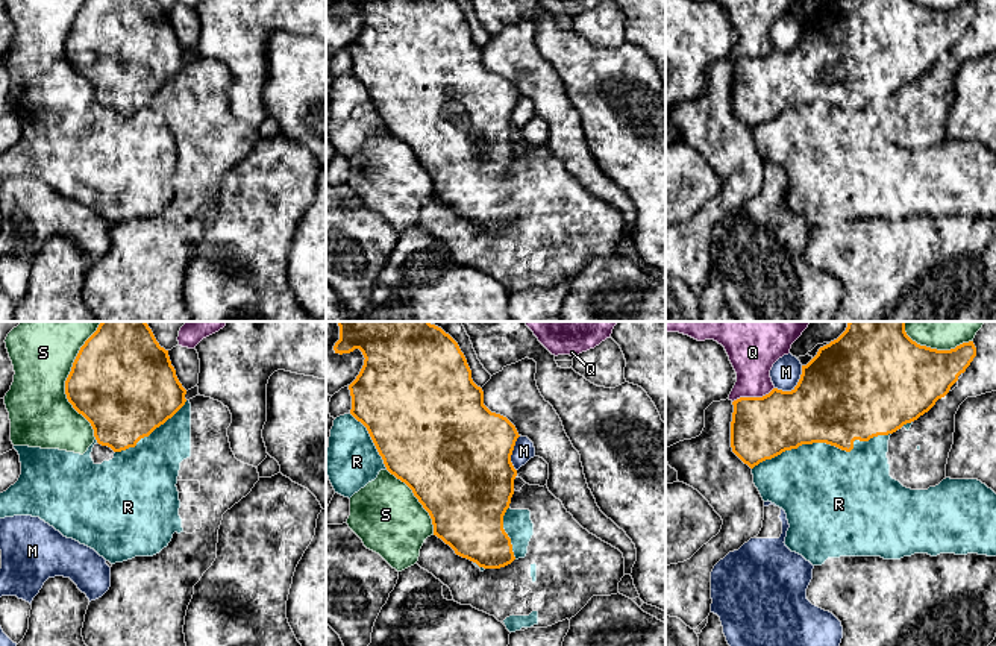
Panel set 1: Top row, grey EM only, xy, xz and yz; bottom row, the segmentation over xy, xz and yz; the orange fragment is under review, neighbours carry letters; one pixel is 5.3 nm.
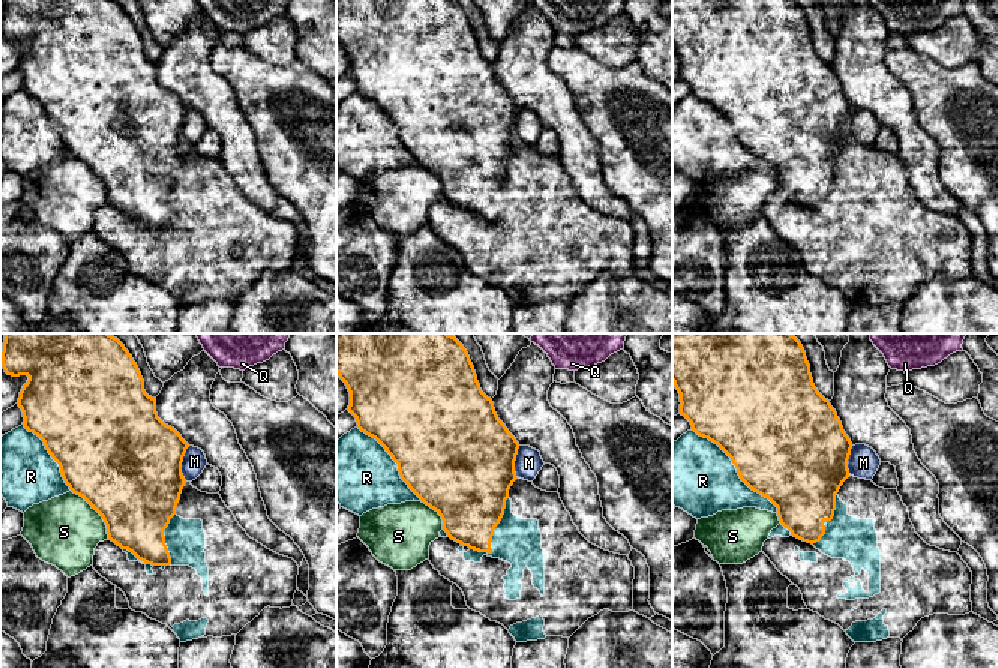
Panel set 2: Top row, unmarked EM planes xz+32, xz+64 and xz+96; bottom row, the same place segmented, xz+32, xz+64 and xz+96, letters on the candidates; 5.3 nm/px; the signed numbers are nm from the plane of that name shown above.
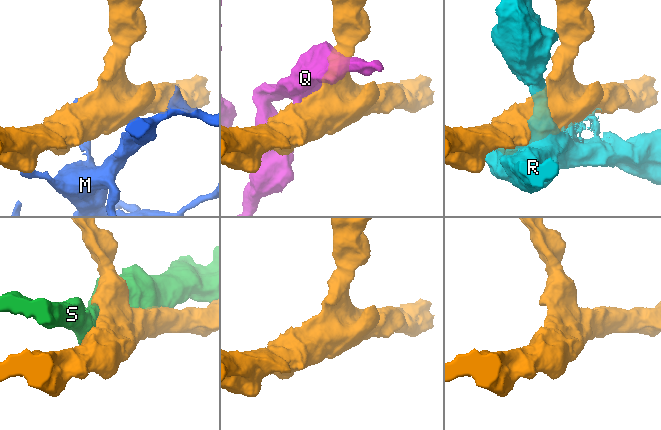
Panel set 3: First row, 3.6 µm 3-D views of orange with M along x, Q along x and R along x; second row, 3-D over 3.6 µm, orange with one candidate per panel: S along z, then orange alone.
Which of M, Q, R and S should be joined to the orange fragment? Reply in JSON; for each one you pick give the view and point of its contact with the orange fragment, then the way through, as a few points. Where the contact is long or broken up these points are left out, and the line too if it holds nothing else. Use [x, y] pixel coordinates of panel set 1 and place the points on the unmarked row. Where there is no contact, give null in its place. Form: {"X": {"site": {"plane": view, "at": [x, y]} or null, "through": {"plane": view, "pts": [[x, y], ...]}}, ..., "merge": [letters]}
{"merge": []}

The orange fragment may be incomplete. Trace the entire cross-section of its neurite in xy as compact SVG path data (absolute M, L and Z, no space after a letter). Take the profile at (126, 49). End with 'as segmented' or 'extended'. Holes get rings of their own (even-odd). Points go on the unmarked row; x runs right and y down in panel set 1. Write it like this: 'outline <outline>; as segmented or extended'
outline M86 0L65 41L65 55L91 83L97 103L114 112L135 108L186 62L168 11L156 0Z; as segmented

